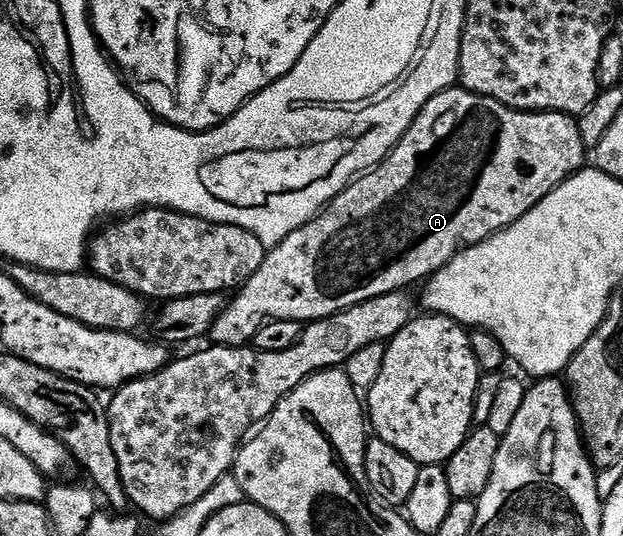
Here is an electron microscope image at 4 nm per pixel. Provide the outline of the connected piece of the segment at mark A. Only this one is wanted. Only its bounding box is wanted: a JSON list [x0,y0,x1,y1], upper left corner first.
[212,88,587,346]

